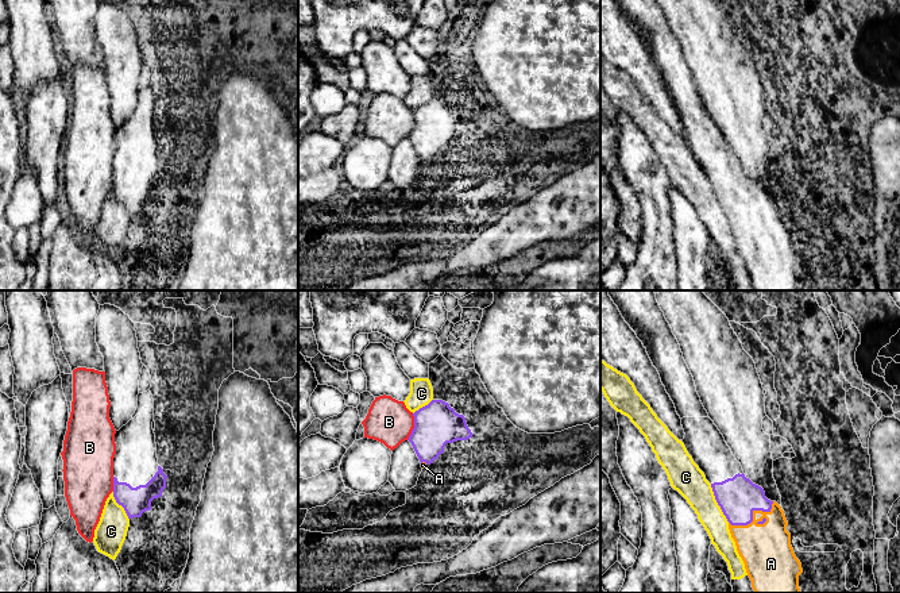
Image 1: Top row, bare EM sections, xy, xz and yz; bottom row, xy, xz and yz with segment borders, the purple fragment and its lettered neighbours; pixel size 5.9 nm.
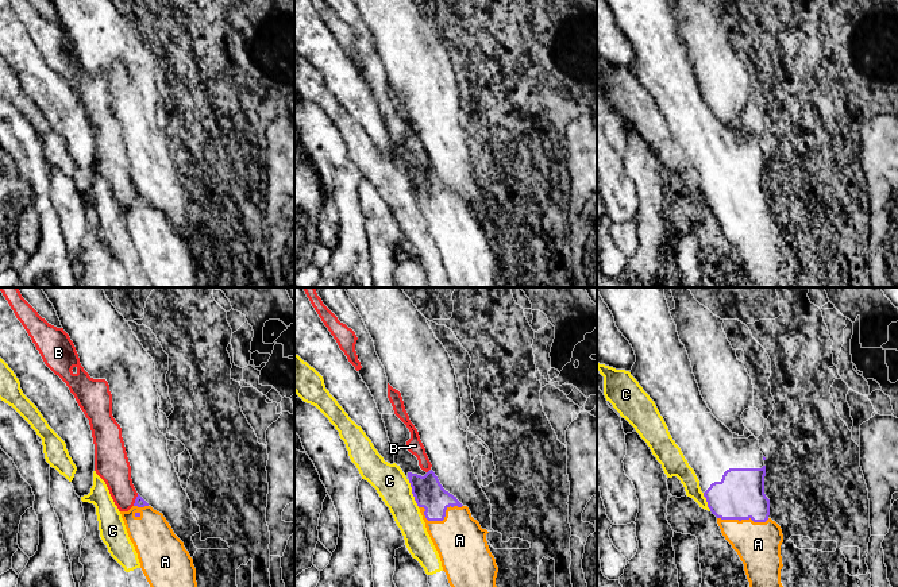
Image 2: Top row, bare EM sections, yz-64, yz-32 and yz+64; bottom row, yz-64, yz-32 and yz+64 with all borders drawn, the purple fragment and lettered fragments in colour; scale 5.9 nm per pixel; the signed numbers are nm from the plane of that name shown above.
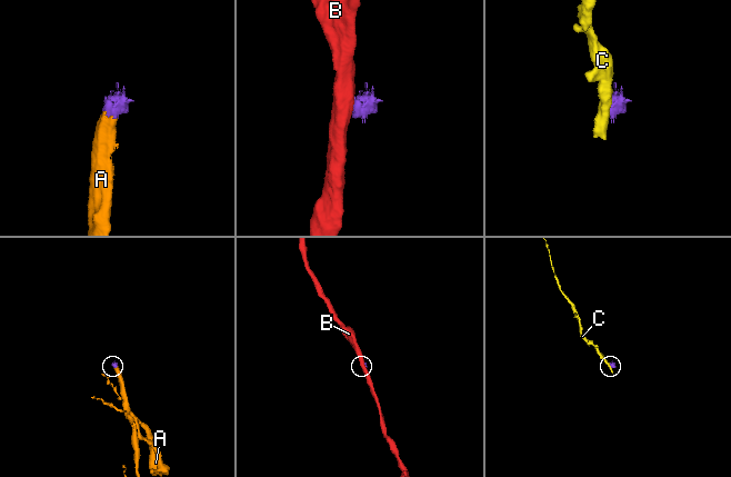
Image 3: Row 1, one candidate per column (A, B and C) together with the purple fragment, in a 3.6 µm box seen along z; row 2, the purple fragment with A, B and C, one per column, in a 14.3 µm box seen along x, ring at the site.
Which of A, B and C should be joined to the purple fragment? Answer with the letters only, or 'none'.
A

